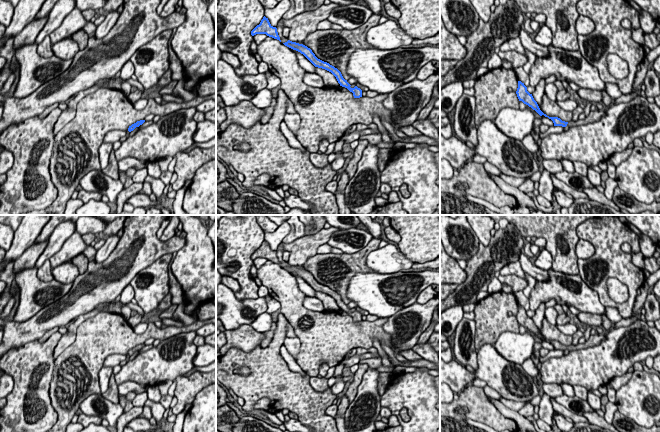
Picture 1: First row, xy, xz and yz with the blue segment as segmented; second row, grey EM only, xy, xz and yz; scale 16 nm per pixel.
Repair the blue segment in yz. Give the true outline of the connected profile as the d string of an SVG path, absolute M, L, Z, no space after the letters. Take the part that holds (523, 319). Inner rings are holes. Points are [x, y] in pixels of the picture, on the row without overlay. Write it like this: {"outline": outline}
{"outline": "M518 305L518 312L517 312L516 318L517 318L517 321L518 321L519 325L522 325L524 328L526 328L526 329L528 329L529 331L531 331L531 332L532 332L533 334L535 334L540 340L544 339L545 341L548 341L549 343L551 343L551 344L553 345L553 347L554 347L554 350L575 351L575 350L585 349L585 348L589 348L589 347L593 347L593 346L599 345L602 341L604 341L604 340L606 339L605 334L596 333L595 335L590 335L589 339L588 339L587 341L585 341L583 344L578 343L577 345L565 346L565 345L562 345L562 344L561 344L560 342L558 342L558 341L549 341L549 340L547 340L546 338L544 338L544 337L540 334L540 332L539 332L537 326L534 324L532 318L530 318L530 317L527 315L527 311L526 311L526 310L524 309L524 307L522 307L521 305Z"}

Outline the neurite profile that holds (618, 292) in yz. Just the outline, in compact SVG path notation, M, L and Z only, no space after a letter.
M608 278L607 289L609 297L616 303L622 304L629 298L628 288L617 278Z

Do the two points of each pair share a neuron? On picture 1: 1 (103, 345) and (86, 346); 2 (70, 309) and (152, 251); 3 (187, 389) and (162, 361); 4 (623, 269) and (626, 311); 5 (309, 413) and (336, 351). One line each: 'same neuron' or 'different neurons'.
1: same neuron
2: same neuron
3: different neurons
4: same neuron
5: different neurons

